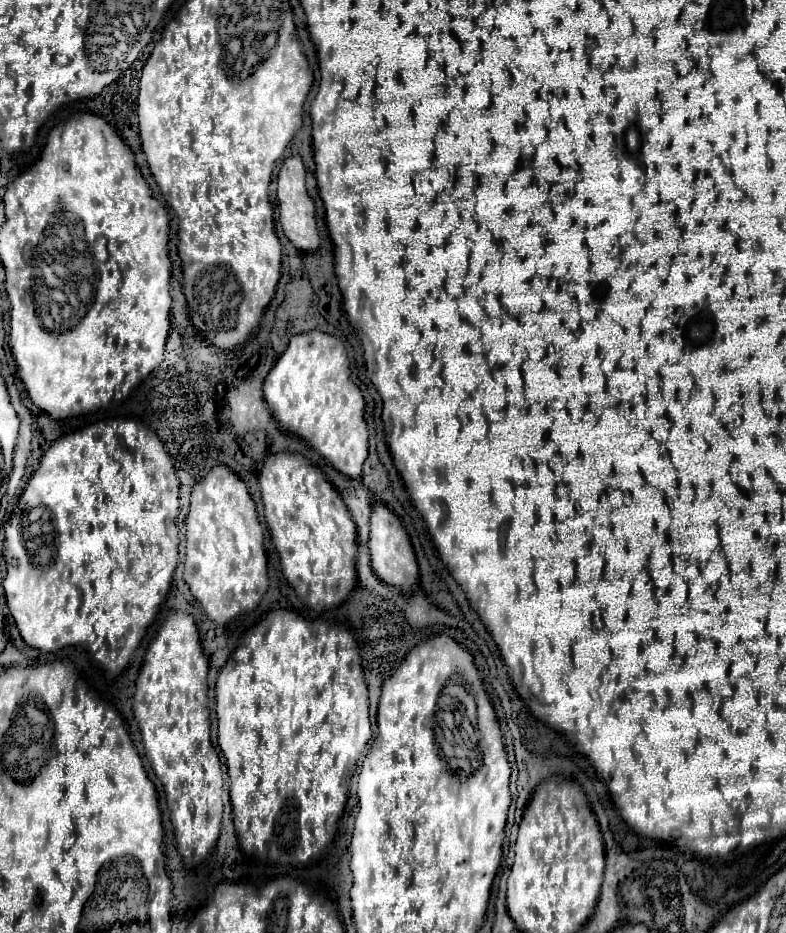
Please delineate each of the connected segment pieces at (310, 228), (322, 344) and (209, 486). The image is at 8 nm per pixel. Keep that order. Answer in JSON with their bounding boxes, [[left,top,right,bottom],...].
[[278,156,320,250],[264,330,368,478],[184,466,268,624]]

